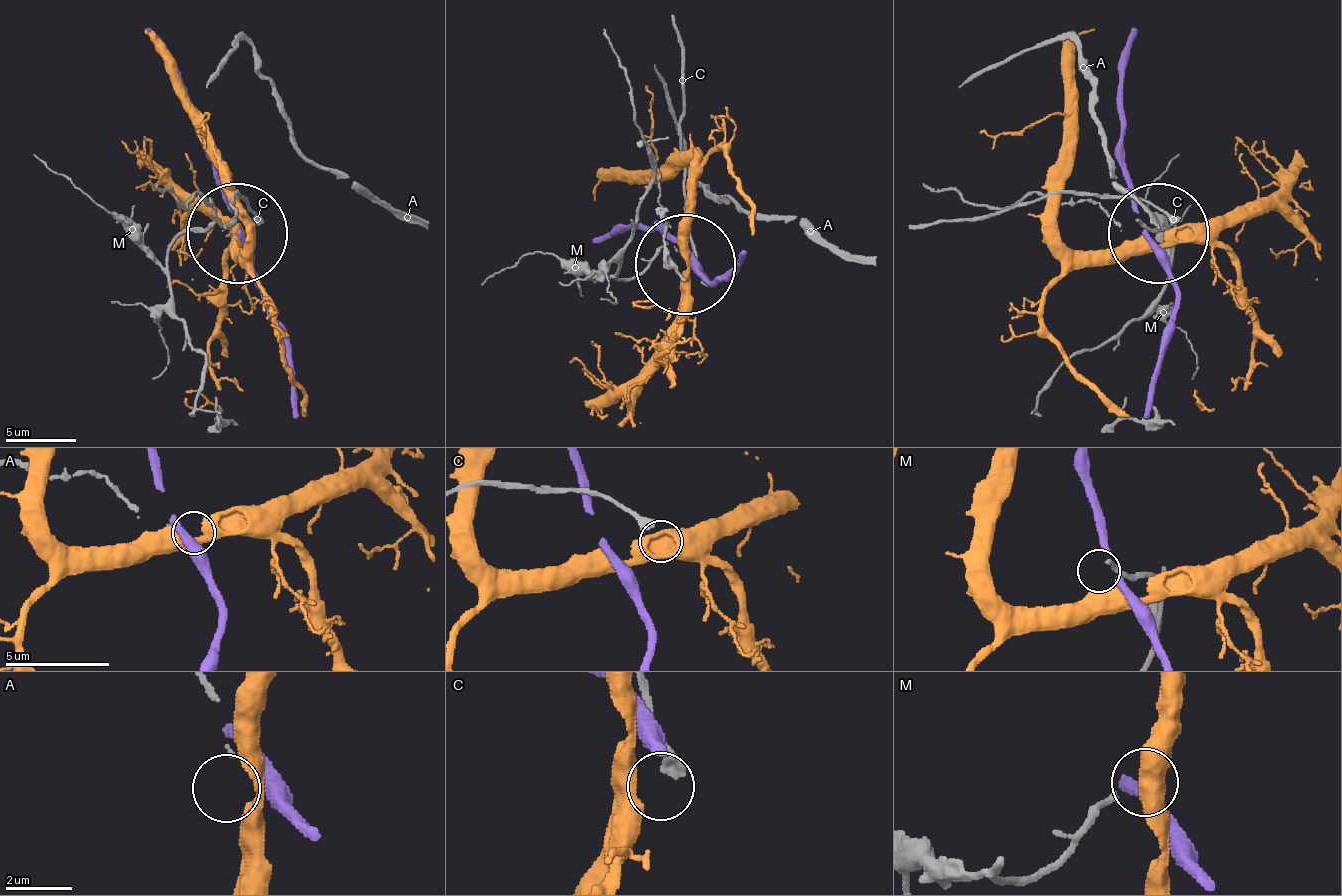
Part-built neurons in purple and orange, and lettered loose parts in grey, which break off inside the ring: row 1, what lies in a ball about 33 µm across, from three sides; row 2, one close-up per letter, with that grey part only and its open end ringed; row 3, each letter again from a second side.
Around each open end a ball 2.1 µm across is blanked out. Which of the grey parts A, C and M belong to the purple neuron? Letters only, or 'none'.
M

